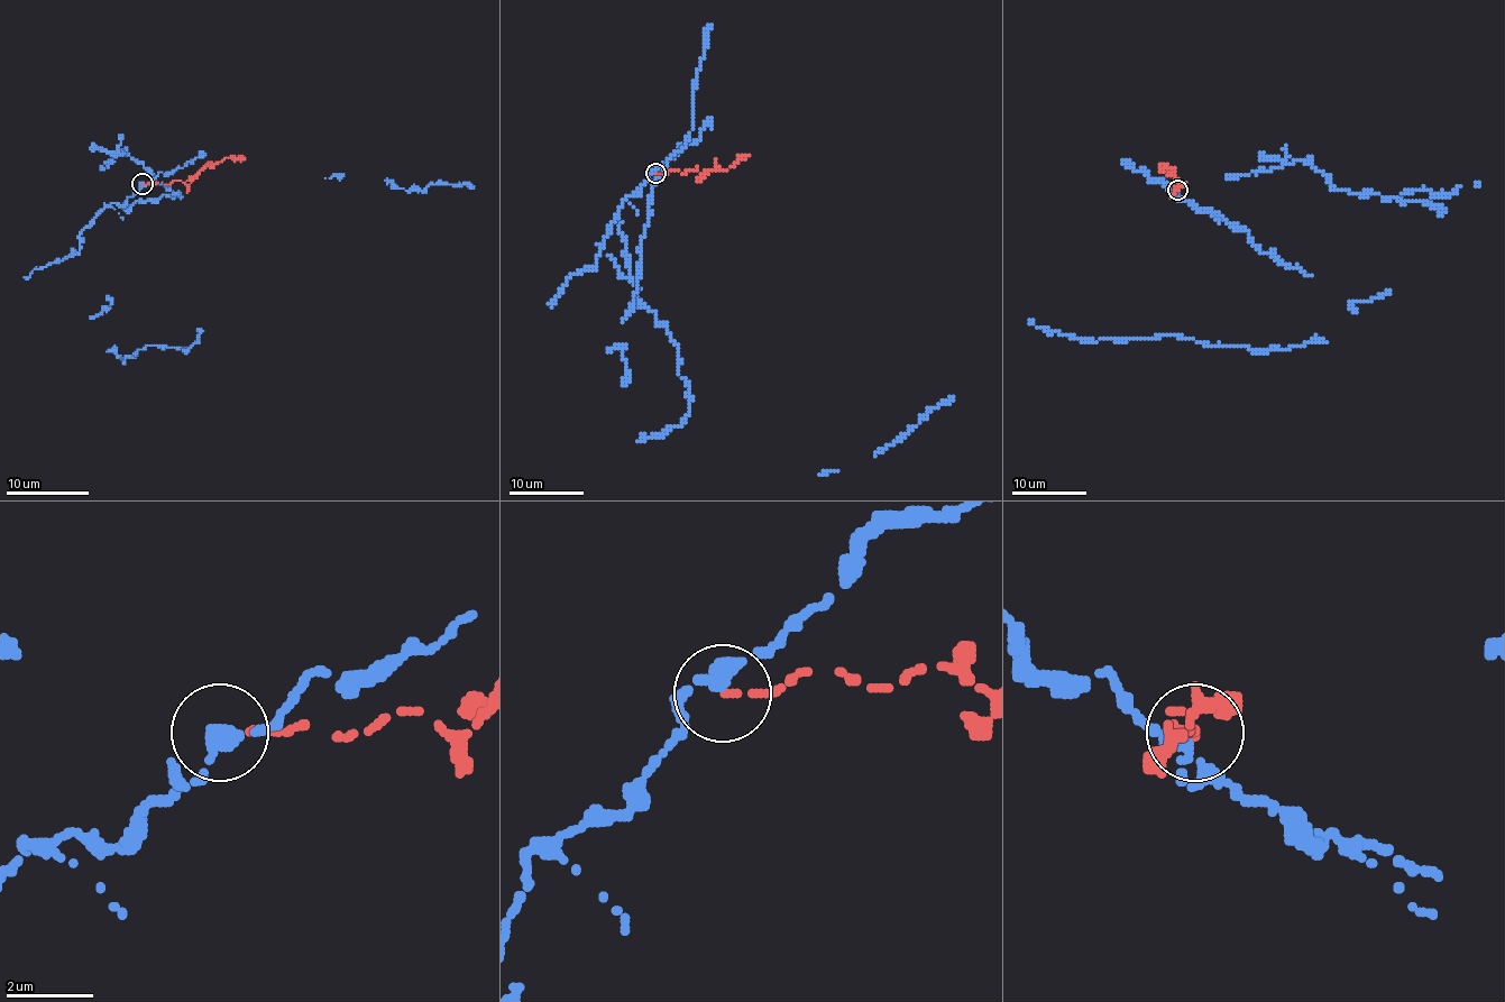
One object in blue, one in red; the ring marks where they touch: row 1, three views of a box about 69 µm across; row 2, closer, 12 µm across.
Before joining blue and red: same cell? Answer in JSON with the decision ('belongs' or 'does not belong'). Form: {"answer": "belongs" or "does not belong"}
{"answer": "does not belong"}

